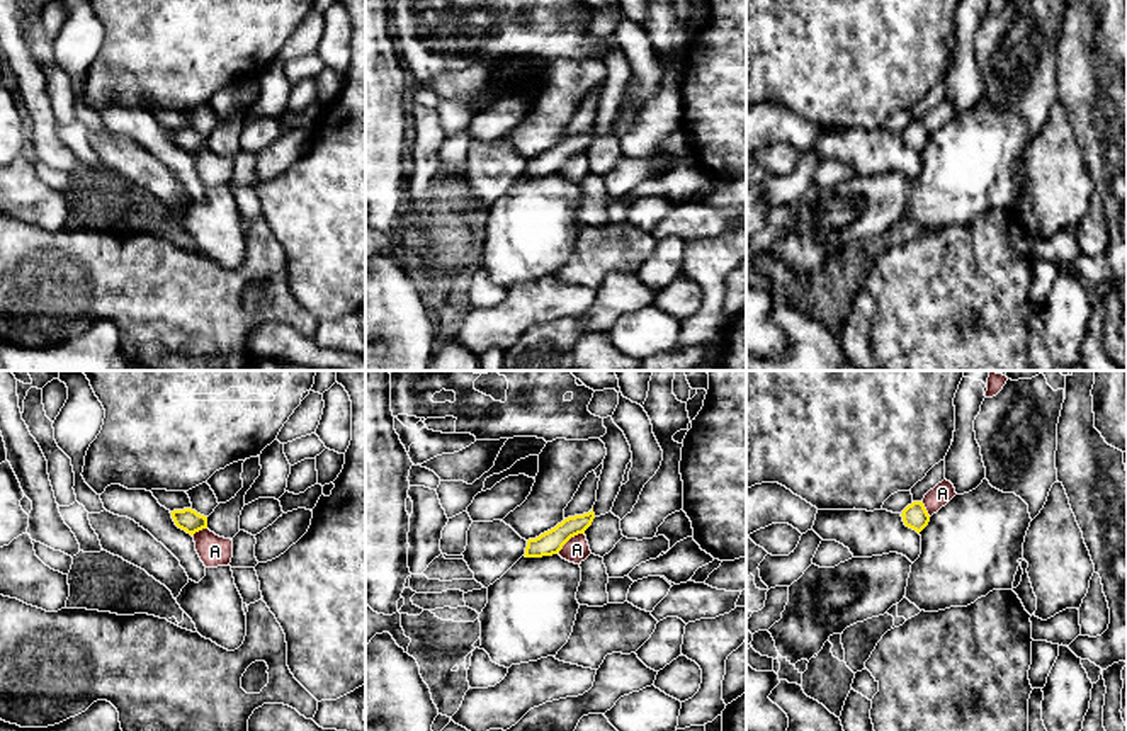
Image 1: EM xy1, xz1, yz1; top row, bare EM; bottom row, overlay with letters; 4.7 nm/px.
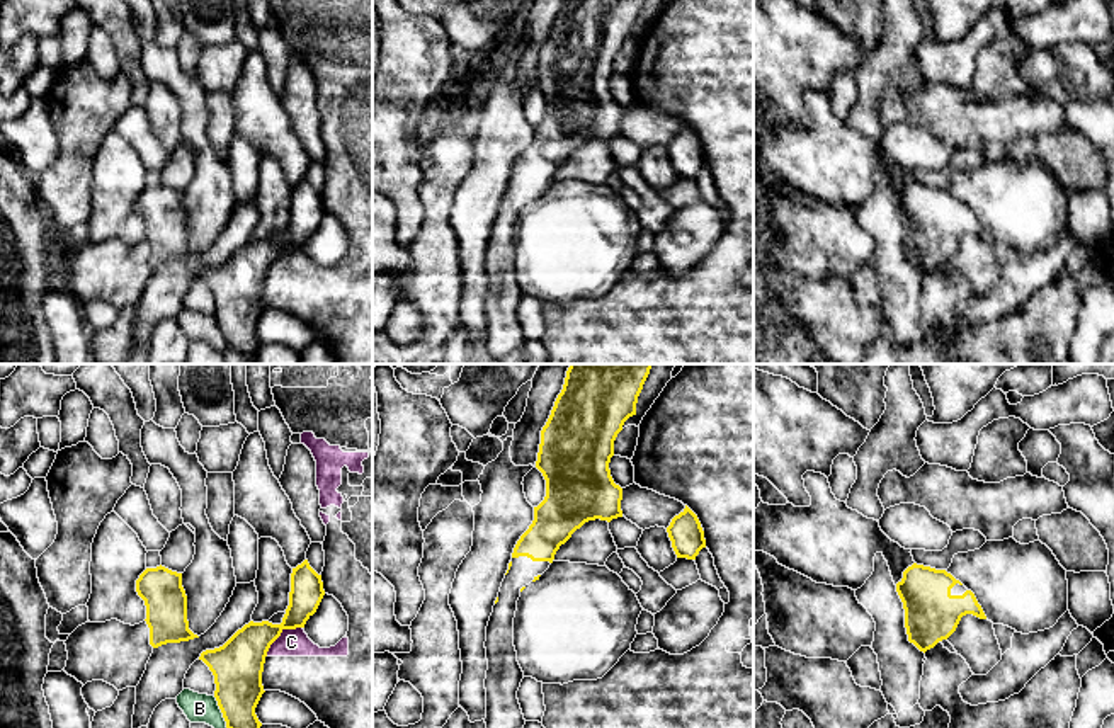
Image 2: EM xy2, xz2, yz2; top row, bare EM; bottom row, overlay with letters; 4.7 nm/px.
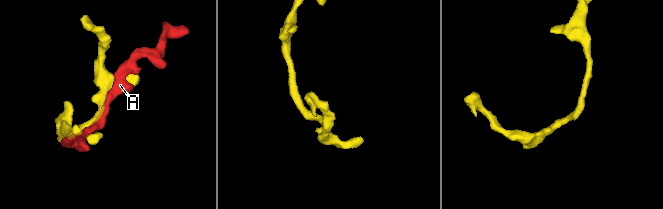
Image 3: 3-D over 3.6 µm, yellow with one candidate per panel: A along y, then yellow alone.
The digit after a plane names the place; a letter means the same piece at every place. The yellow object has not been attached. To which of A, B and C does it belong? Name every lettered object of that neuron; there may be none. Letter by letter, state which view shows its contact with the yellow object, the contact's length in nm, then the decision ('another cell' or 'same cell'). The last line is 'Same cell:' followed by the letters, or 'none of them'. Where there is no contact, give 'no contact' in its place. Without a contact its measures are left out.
A: contact in xz1; length 170 nm; another cell
B: contact in xy2; length 180 nm; another cell
C: contact in xy2; length 220 nm; another cell
Same cell: none of them

